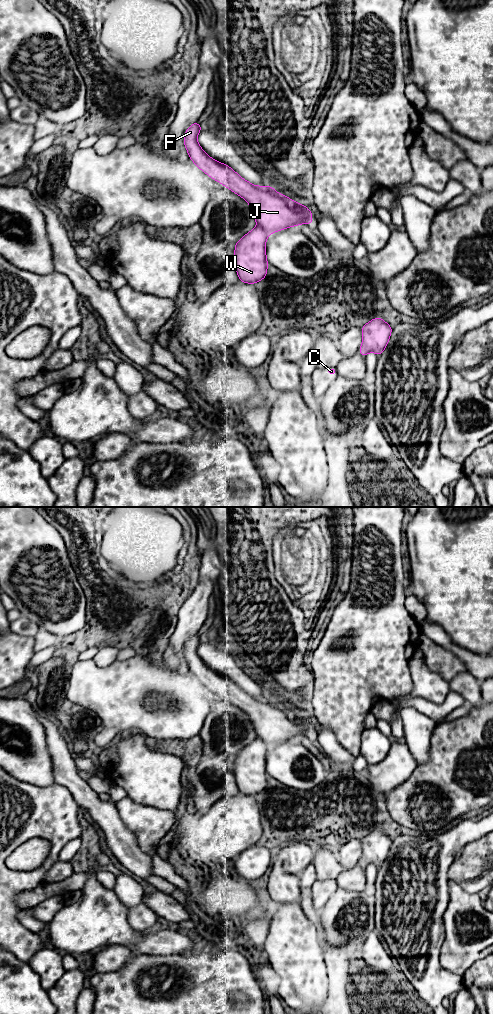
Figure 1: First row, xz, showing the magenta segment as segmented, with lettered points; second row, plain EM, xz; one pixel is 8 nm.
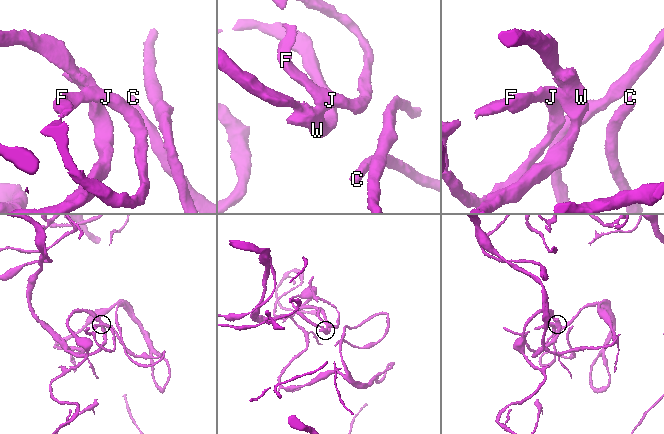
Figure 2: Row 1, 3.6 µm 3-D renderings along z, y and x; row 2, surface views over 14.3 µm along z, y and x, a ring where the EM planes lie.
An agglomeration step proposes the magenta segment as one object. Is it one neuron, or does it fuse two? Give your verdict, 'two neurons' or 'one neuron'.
one neuron

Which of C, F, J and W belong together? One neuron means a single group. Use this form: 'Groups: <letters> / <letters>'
Groups: C F J W

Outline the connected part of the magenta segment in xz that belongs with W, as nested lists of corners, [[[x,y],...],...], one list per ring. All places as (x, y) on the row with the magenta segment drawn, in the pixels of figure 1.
[[[198,122],[193,123],[185,132],[184,144],[192,160],[200,170],[214,180],[220,182],[228,189],[247,200],[257,226],[244,235],[236,244],[234,252],[234,263],[239,280],[244,283],[255,284],[267,275],[266,247],[268,235],[291,226],[299,226],[302,223],[313,224],[312,212],[304,205],[292,201],[285,195],[277,193],[273,187],[255,186],[240,177],[231,167],[209,157],[199,146],[197,136],[202,126]]]

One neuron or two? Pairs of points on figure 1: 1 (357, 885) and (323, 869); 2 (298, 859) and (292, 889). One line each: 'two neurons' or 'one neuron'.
1: two neurons
2: one neuron

